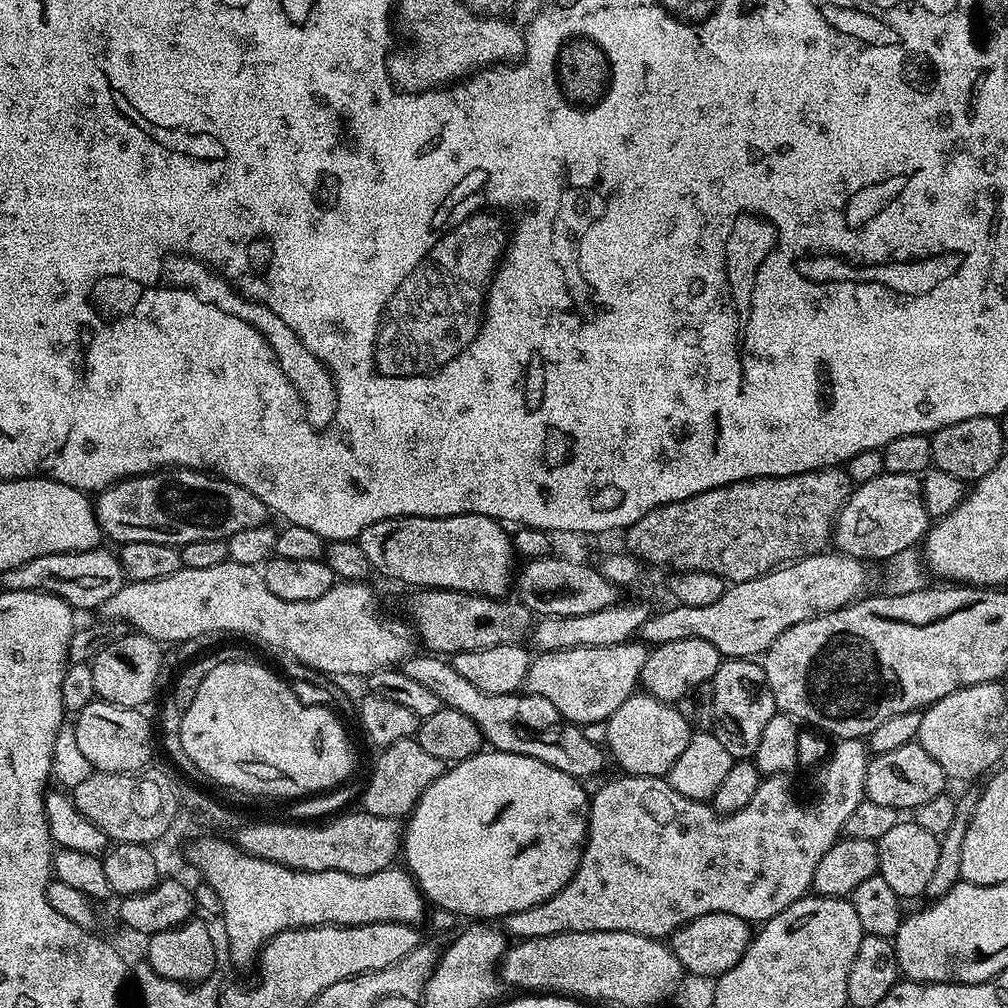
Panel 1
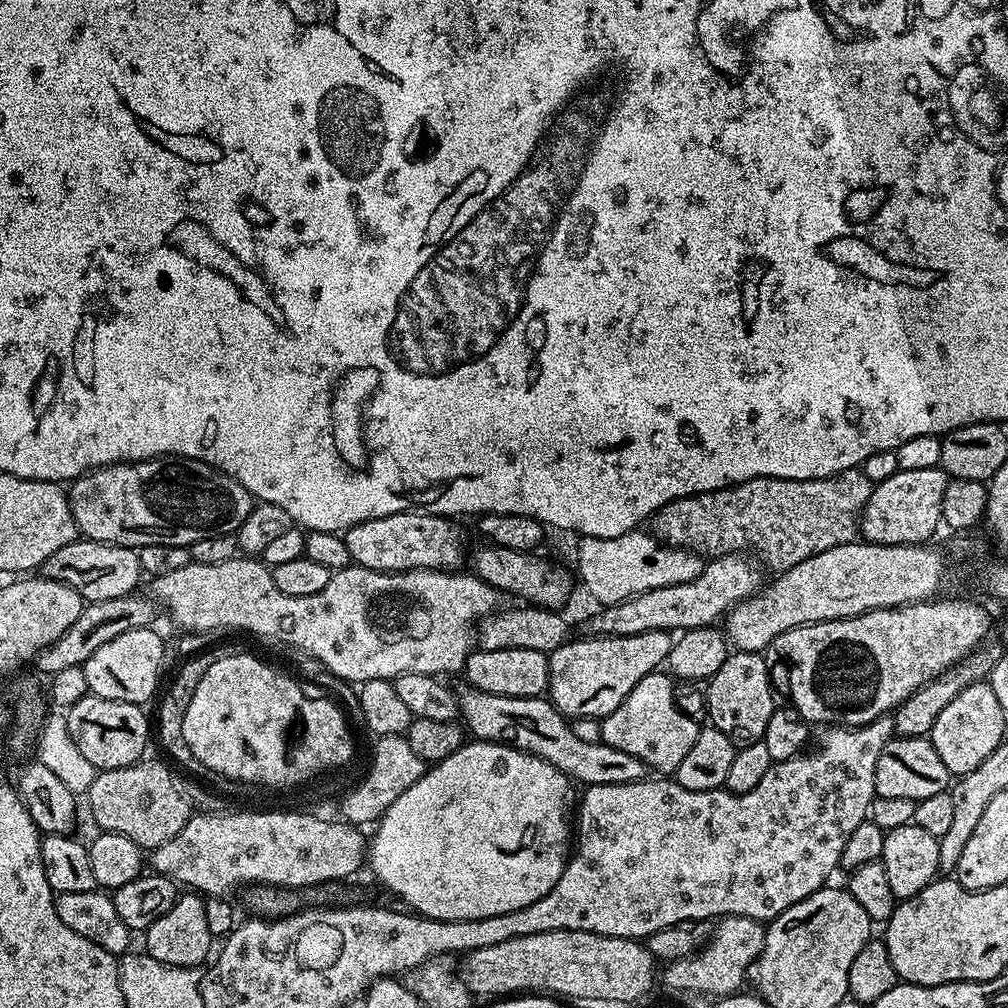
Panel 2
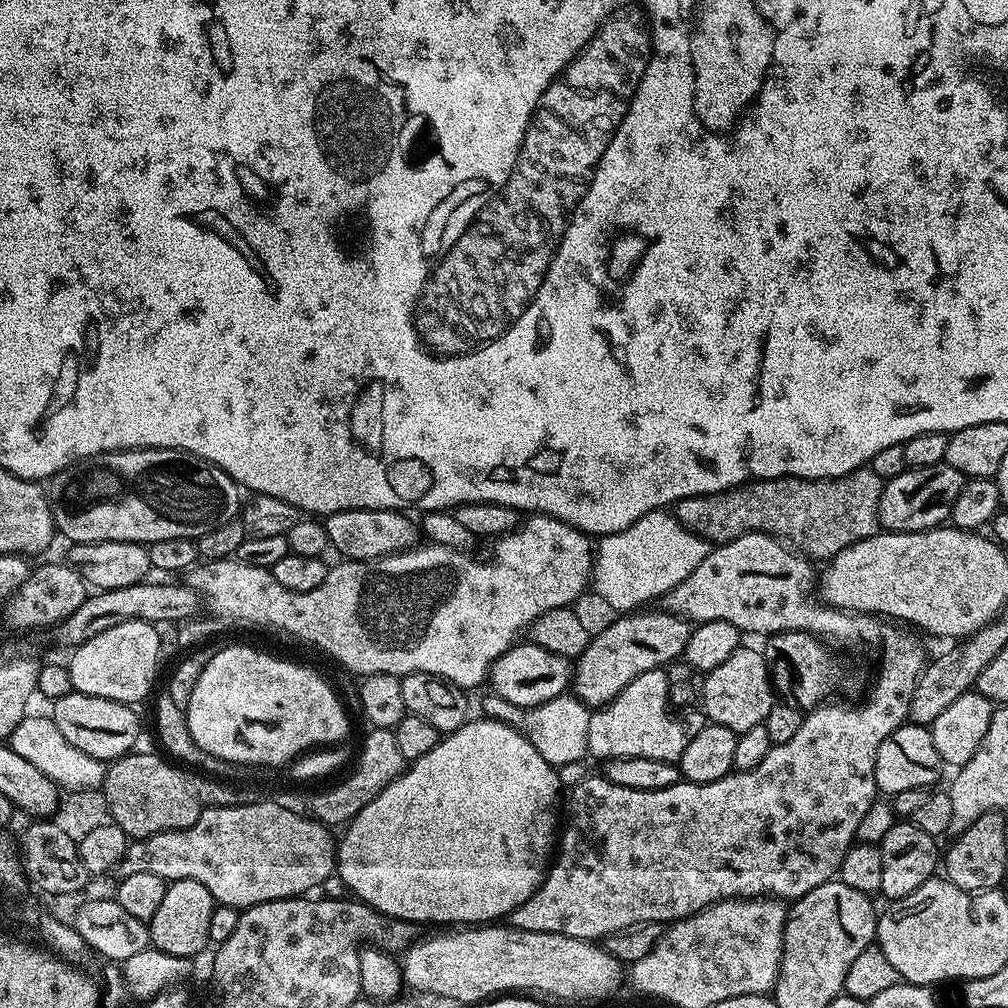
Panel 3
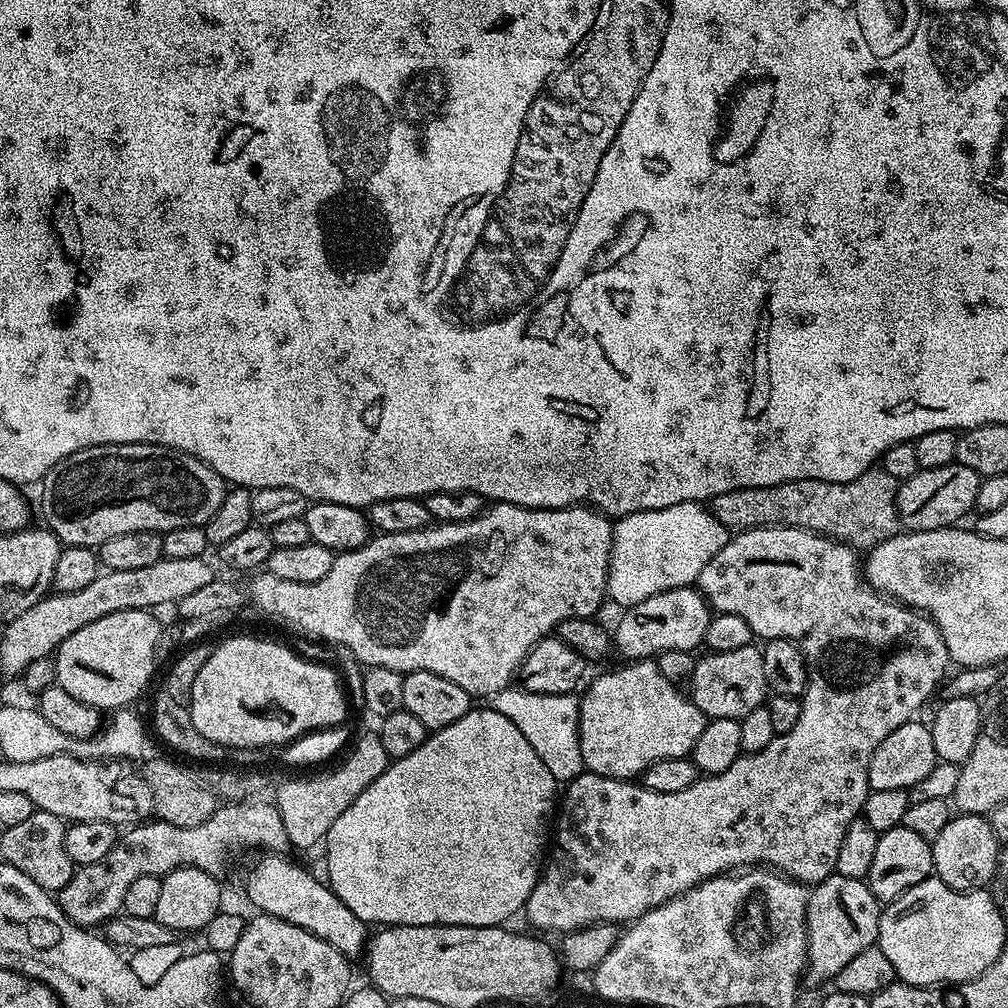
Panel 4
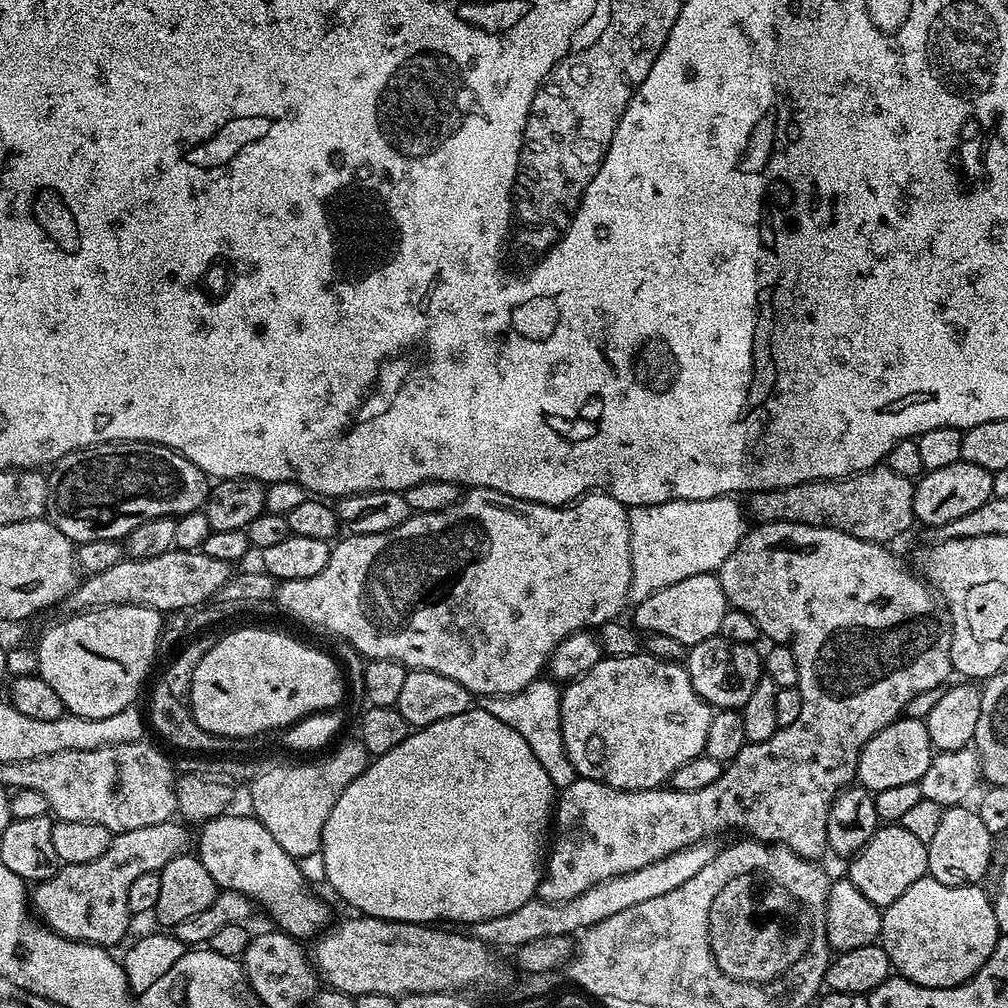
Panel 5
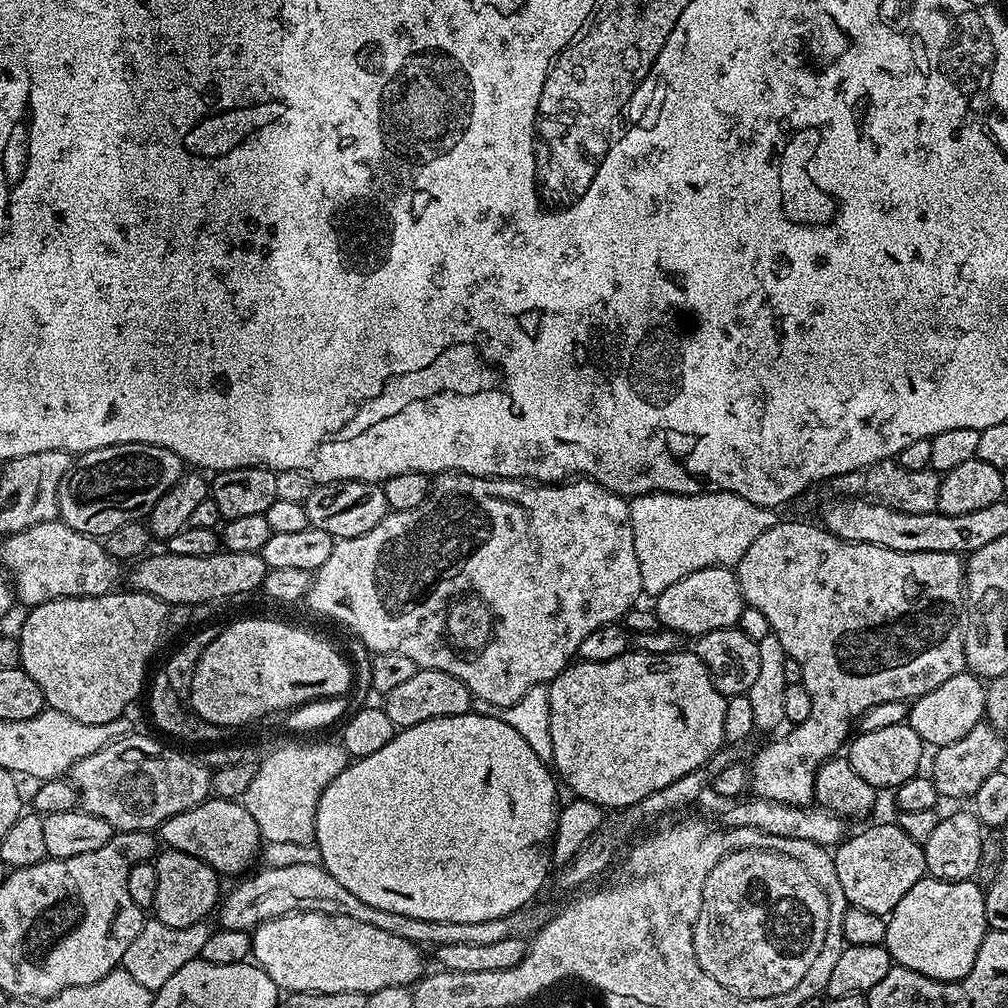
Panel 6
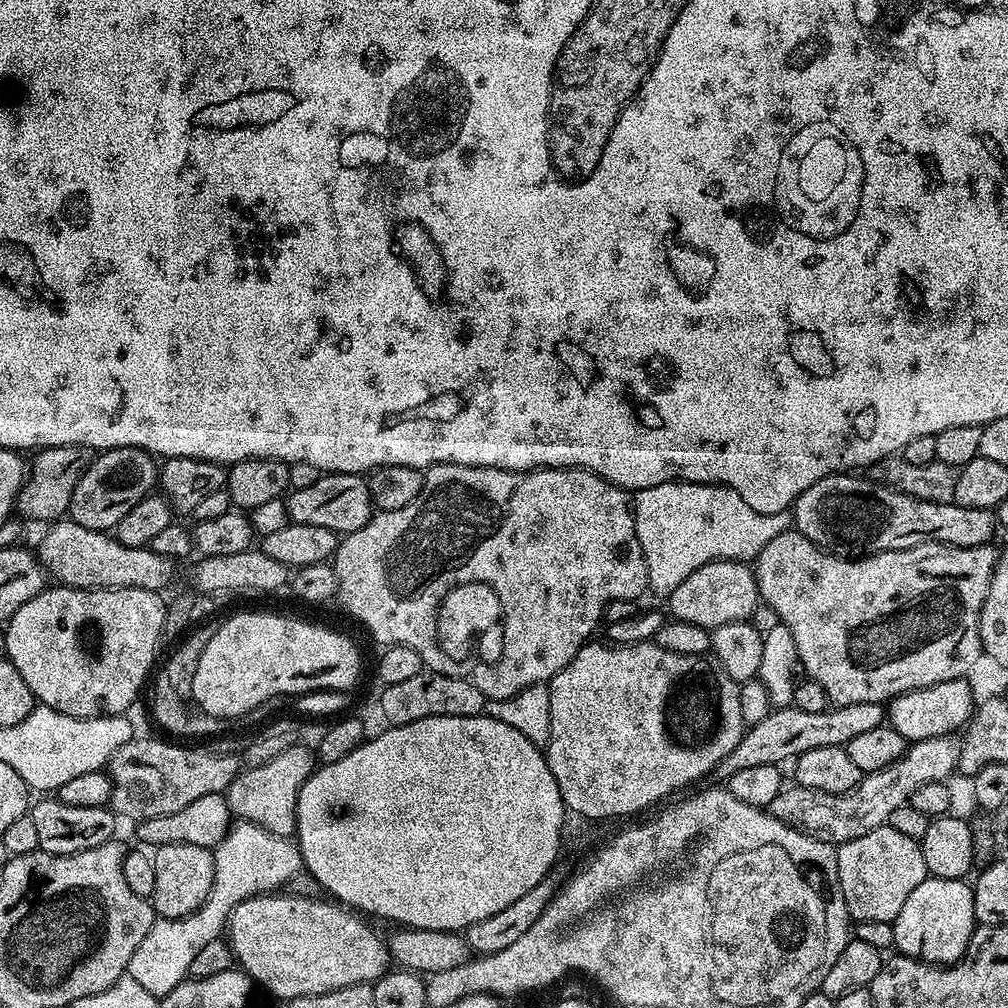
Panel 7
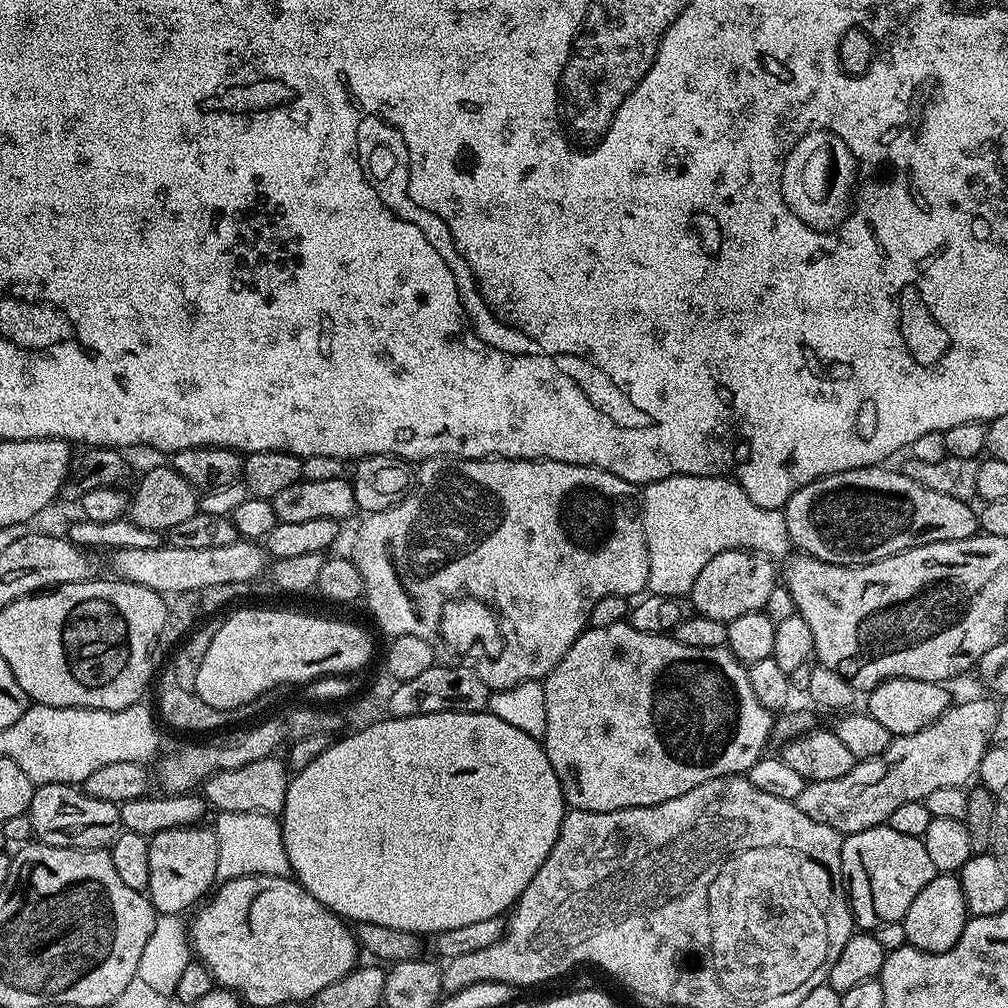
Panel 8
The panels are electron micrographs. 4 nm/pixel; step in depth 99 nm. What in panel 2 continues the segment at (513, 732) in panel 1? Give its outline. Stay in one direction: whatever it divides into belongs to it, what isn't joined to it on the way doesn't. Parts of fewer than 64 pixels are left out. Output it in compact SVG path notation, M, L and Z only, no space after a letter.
M464 686L464 689L456 692L456 701L460 703L459 715L468 719L467 731L471 735L473 732L476 740L508 744L519 752L542 758L577 785L633 784L649 775L648 765L634 758L634 754L626 754L626 750L614 750L614 746L603 742L582 742L582 738L572 733L572 724L553 706L551 699L544 696L510 698Z

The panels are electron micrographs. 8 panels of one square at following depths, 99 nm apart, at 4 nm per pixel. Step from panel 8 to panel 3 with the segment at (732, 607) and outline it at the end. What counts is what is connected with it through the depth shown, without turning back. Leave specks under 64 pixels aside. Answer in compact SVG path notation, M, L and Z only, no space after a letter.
M633 610L617 615L613 624L606 625L597 636L595 633L589 639L586 650L575 661L571 687L574 695L589 708L595 710L609 704L634 682L634 678L638 678L638 674L664 668L683 657L693 625L673 612L648 611L652 610Z

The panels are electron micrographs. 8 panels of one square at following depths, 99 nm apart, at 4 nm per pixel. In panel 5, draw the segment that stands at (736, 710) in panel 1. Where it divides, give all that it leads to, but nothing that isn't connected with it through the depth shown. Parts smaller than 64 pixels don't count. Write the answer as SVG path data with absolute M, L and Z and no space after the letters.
M711 636L687 649L686 667L694 690L713 709L741 710L750 699L762 677L762 656L751 644L730 642L724 636Z

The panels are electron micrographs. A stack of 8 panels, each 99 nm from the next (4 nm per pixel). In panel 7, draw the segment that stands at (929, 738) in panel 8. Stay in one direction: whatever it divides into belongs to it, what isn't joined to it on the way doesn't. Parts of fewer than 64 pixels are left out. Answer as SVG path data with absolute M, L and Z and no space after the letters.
M952 736L918 740L909 743L901 756L890 762L890 766L861 775L858 786L842 794L830 794L826 790L803 786L788 786L781 789L777 798L766 808L783 824L818 838L819 841L839 846L883 827L891 811L911 801L918 786L926 786L926 782L947 781L948 775L957 771L959 753L959 743Z

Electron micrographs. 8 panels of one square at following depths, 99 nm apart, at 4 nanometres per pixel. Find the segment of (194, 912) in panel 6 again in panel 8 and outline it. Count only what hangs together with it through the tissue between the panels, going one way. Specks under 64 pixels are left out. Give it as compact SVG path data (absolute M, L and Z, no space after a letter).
M204 827L164 828L150 837L150 882L146 895L159 915L187 913L187 908L195 909L213 891L218 874L218 842L215 831Z

